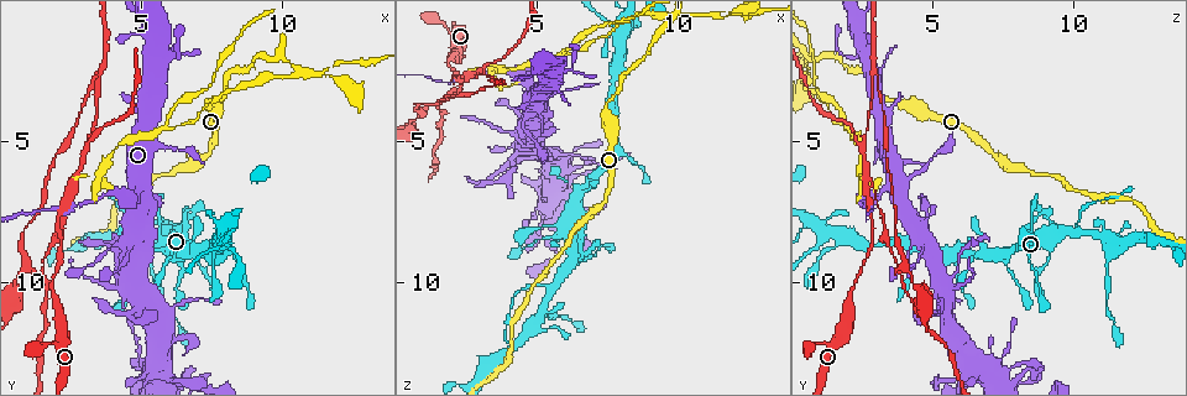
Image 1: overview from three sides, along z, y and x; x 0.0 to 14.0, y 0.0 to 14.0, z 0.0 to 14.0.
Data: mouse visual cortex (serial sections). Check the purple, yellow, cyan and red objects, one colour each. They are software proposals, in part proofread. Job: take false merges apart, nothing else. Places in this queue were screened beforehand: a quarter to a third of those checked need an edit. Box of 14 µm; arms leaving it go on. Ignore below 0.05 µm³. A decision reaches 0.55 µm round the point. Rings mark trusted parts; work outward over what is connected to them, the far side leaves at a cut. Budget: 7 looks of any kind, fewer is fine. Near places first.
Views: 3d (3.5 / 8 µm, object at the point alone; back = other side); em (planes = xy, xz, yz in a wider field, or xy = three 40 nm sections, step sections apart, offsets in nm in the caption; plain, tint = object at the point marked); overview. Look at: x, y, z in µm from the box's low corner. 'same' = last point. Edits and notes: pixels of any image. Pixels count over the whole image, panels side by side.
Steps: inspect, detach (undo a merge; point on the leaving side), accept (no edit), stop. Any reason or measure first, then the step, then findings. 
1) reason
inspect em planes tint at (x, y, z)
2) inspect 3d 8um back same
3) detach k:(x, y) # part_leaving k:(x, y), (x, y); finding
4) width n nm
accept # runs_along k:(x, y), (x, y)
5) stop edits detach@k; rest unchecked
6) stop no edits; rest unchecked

side arm on a straight run
inspect 3d 3.5um at (6.5, 9.5, 7.6)

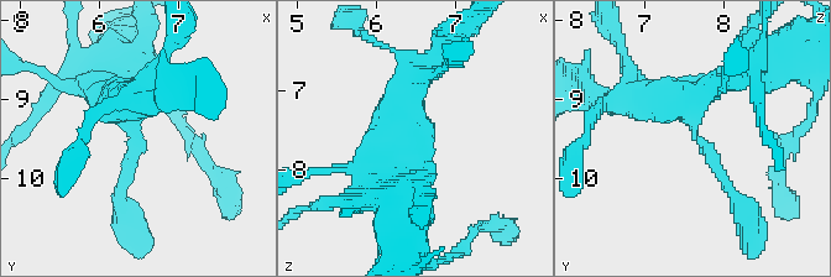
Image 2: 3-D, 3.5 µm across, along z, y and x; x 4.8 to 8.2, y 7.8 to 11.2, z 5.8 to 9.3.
arms 3; arm_widths 150, 300, 500 nm
inspect em xy step 2 plain at (6.45, 9.50, 7.65)

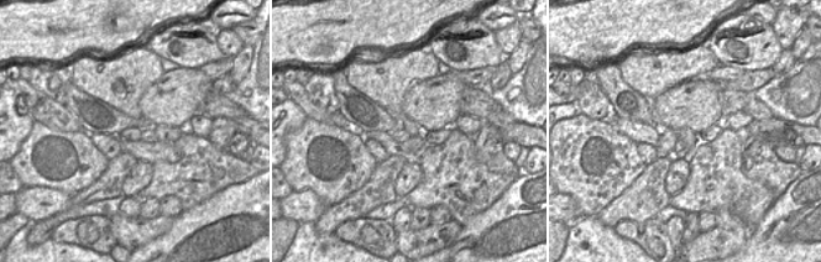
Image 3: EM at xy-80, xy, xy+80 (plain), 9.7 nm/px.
with the object marked
inspect em xy step 2 tint same

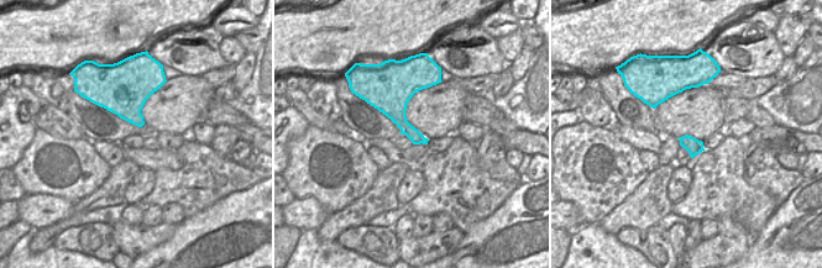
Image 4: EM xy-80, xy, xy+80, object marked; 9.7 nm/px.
accept # one cell here

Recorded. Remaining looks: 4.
four arms meet
inspect 3d 3.5um at (4.9, 6.7, 3.4)

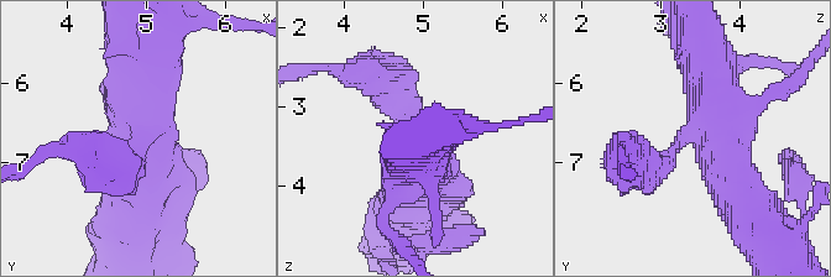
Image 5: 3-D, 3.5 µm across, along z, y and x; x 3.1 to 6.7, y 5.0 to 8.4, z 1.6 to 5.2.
inspect em xy step 2 tint at (5.00, 6.65, 3.35)

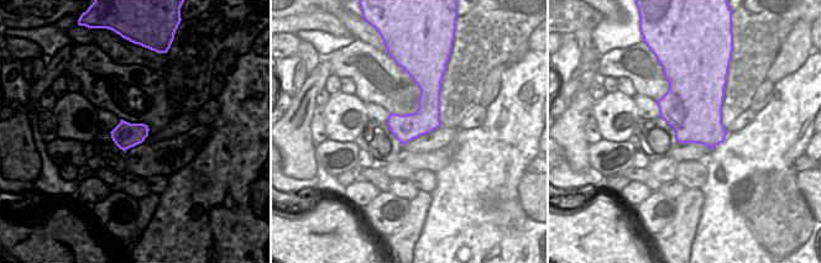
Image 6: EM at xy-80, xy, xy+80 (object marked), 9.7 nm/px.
detach 5:(393, 80) # part_leaving 5:(413, 114), (367, 73), (318, 67); a second cell is stuck on

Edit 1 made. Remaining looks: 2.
four or more arms meet
inspect 3d 3.5um at (4.5, 9.8, 5.3)

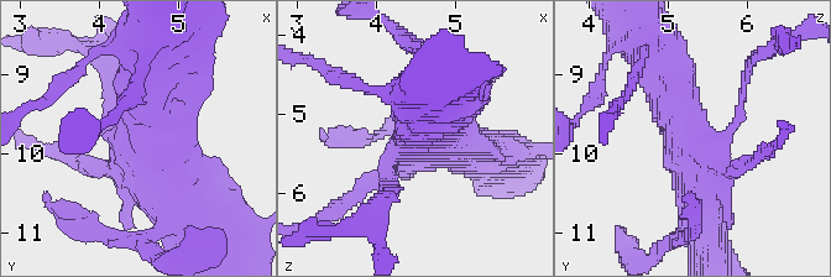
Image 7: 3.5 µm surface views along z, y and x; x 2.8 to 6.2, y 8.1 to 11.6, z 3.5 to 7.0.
shape alone is not enough
inspect em planes tint at (4.40, 9.80, 5.40)

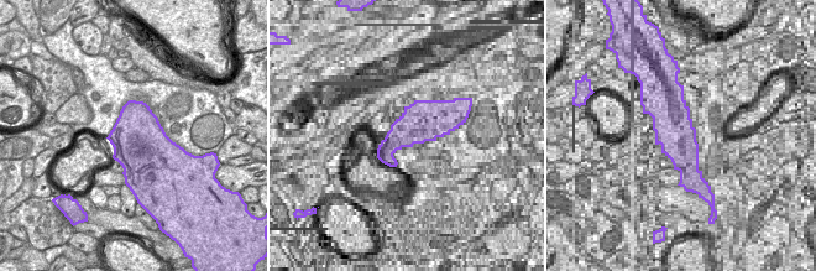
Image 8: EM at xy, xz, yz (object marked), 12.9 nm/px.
accept # runs_along 7:(657, 56), (701, 204); continuous, no second cell

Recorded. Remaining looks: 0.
stop edits detach@5; rest unchecked

